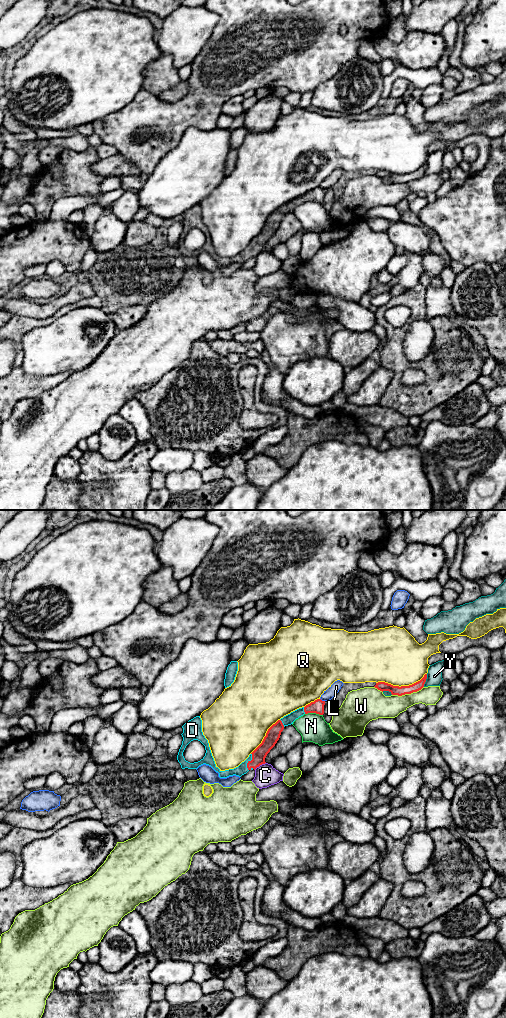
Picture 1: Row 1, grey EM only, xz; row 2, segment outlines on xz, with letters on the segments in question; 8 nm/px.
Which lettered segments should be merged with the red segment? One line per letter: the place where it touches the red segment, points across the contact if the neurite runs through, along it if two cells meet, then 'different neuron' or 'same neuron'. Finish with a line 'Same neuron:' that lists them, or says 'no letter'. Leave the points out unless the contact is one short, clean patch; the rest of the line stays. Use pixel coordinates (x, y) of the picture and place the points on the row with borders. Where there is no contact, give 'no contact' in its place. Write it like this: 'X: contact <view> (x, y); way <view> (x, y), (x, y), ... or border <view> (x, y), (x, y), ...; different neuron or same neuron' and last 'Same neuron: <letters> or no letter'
C: contact xz (259, 765); border xz (265, 762), (254, 769); different neuron
D: contact xz (248, 762); same neuron
L: contact xz (321, 700); different neuron
N: contact xz (314, 712); border xz (305, 713), (318, 713), (322, 715); different neuron
Q: contact xz (401, 686); different neuron
W: contact xz (407, 693); different neuron
Y: contact xz (425, 680); different neuron
Same neuron: D

